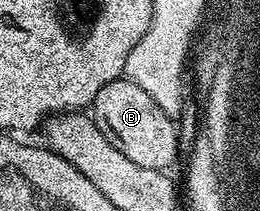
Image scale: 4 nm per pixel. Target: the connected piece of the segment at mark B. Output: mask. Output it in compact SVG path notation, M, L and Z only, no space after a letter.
M121 79L106 83L106 87L102 87L92 100L90 113L102 135L106 135L106 139L110 139L110 143L126 155L126 159L138 163L138 167L168 171L176 156L181 156L177 122L166 116L158 103L154 103L154 99L150 99L150 95L134 81Z

